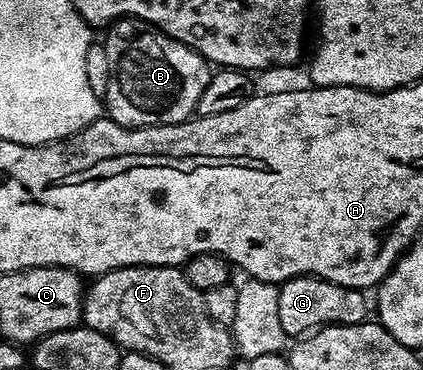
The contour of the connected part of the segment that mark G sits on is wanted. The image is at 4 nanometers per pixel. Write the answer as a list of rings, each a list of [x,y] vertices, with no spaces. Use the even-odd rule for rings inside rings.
[[[300,275],[278,286],[279,320],[286,337],[304,337],[319,327],[333,323],[351,325],[366,322],[371,303],[365,300],[366,292],[355,287],[335,285],[314,275]]]

